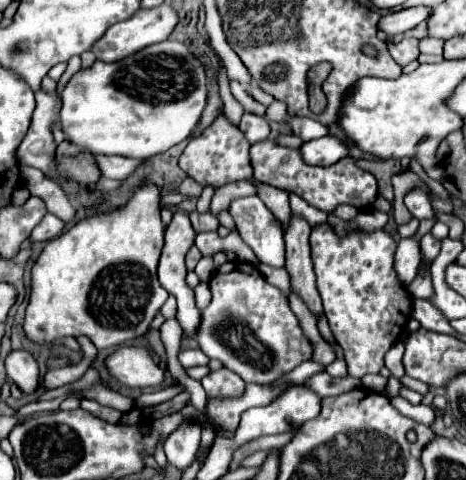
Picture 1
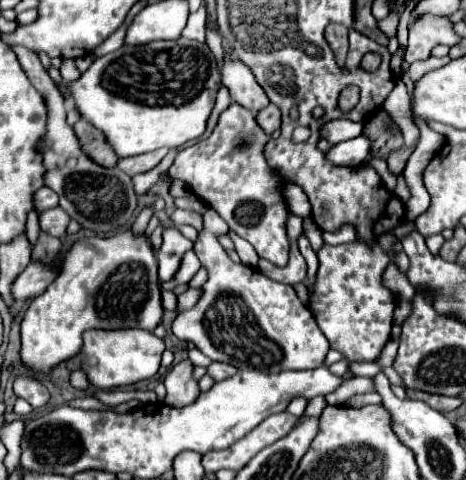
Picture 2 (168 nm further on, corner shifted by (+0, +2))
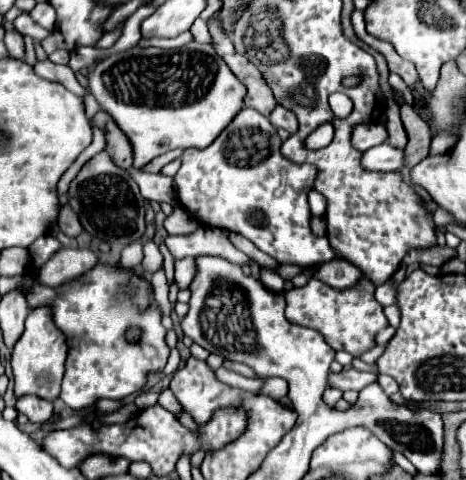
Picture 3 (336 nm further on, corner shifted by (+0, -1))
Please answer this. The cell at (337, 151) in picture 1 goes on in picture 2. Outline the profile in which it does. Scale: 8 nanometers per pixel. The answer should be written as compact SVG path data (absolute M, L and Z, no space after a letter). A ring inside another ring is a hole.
M367 137L351 139L347 143L333 145L327 159L335 165L361 165L371 157L371 141Z

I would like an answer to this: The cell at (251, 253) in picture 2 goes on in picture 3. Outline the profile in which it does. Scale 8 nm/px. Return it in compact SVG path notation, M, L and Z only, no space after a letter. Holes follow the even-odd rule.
M263 266L261 268L261 282L269 288L269 290L273 290L273 292L279 292L279 290L283 290L283 284L285 284L285 280L277 274L277 272L273 272L273 268L267 268L267 266Z

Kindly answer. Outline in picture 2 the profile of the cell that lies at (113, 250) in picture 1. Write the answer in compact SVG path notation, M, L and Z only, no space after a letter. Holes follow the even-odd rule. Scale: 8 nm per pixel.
M131 231L113 235L109 239L91 237L77 241L59 261L59 275L47 291L31 301L21 321L21 361L33 373L49 375L61 361L77 355L83 345L83 331L87 329L123 329L139 327L153 331L163 319L163 305L157 279L157 259L145 235L135 237Z

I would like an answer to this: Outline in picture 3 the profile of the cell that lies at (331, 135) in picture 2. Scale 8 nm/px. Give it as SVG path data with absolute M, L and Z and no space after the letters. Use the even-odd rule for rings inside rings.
M369 122L369 124L359 124L355 126L355 130L351 132L351 144L355 146L355 150L363 152L369 150L377 144L383 144L387 140L387 128L383 124L377 122Z

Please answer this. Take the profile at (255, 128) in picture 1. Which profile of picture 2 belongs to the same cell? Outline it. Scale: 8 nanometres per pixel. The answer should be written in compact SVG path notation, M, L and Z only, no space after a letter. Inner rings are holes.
M271 103L269 107L265 107L263 111L259 111L259 113L257 113L257 119L259 119L259 125L261 125L269 135L281 127L281 111L279 111L279 107L275 107L273 103Z

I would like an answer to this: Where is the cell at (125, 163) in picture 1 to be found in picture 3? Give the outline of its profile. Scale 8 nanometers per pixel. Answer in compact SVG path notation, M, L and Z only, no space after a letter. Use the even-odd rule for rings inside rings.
M171 150L171 152L165 152L165 154L161 154L161 156L153 158L145 168L141 168L141 172L159 172L167 162L171 162L171 160L179 158L179 156L181 156L181 152L183 152L183 150Z

